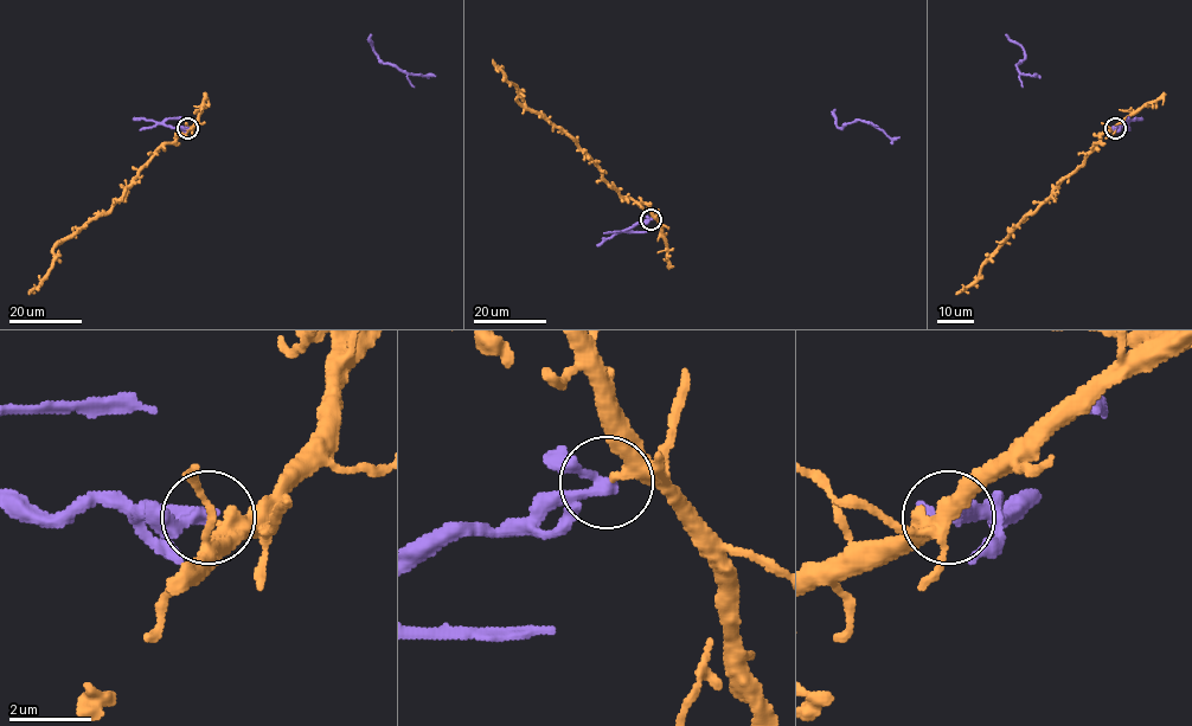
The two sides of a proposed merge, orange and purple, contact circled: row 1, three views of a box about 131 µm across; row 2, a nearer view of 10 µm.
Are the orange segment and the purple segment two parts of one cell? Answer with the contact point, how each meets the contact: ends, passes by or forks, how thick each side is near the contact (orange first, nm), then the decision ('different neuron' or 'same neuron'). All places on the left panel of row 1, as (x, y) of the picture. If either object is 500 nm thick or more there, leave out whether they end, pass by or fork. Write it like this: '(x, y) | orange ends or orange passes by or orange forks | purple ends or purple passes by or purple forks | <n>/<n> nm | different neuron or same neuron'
(187, 128) | orange passes by | purple passes by | 300/280 nm | different neuron

